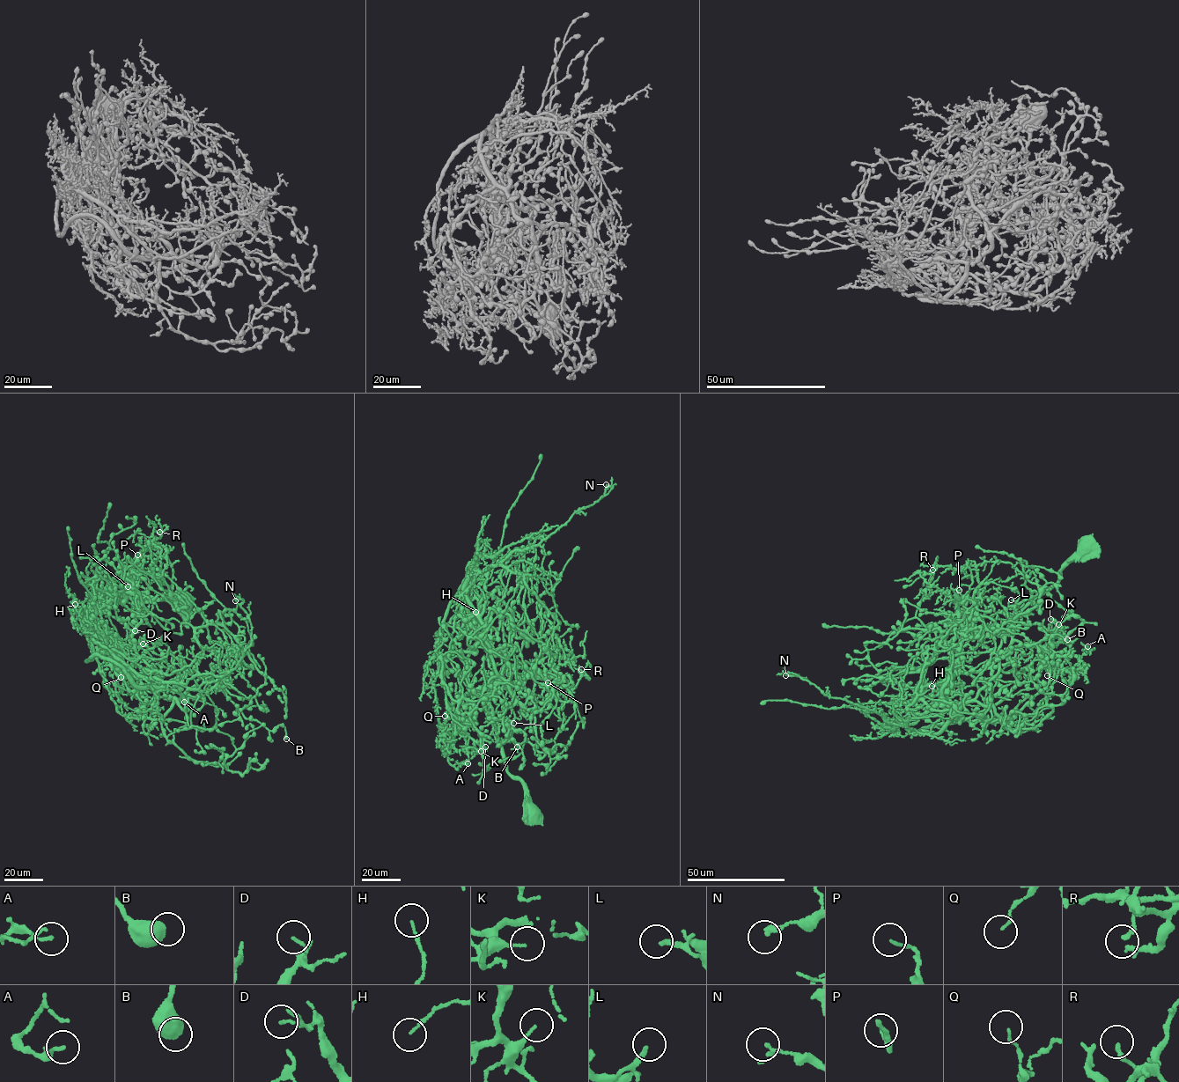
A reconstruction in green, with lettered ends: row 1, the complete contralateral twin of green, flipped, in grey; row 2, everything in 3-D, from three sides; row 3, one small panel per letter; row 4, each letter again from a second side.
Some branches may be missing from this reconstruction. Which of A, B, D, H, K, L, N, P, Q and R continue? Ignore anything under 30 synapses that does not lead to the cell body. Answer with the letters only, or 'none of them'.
none of them

